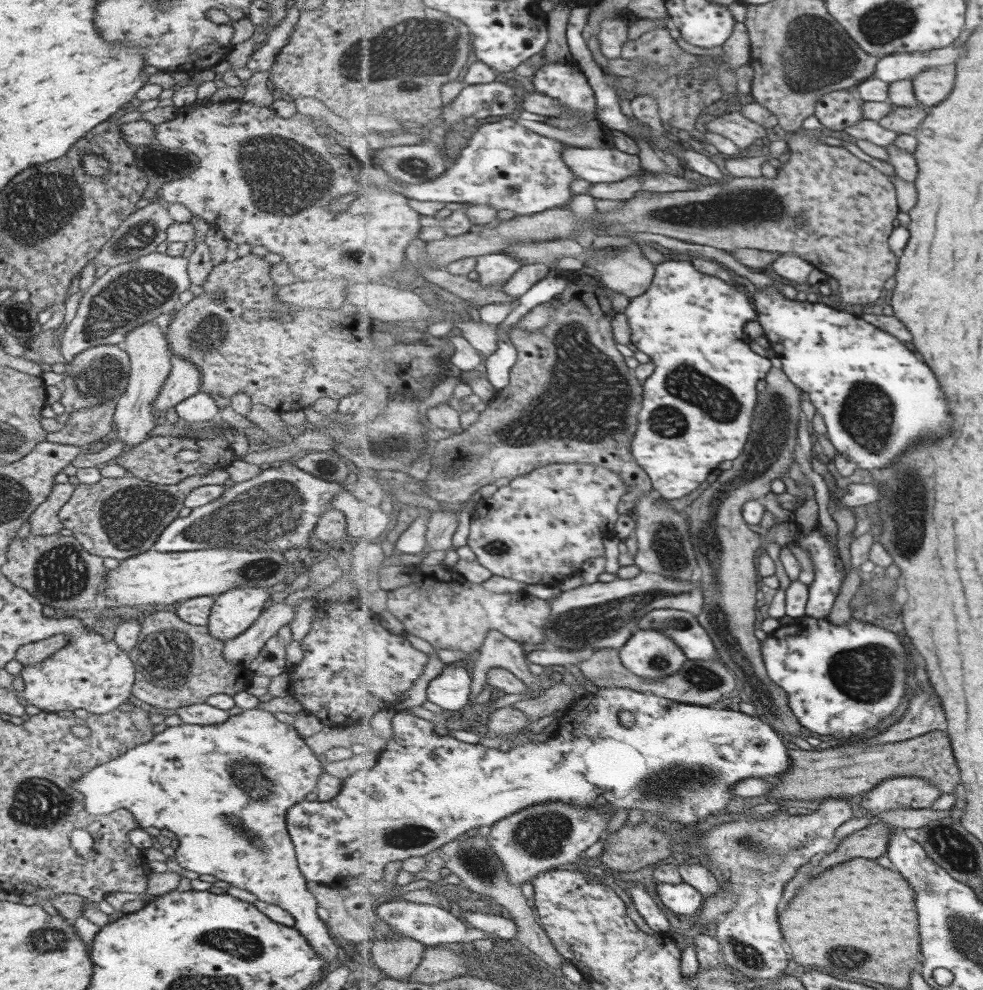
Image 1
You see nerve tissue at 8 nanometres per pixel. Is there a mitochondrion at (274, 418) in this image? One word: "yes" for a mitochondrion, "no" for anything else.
no

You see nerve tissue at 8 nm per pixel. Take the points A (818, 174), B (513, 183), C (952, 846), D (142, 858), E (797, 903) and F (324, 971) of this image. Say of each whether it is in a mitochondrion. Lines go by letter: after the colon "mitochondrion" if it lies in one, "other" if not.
A: other
B: mitochondrion
C: mitochondrion
D: other
E: other
F: other

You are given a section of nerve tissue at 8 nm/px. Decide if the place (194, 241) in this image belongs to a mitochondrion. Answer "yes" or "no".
no

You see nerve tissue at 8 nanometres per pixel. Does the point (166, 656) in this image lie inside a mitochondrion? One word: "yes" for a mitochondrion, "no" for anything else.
yes

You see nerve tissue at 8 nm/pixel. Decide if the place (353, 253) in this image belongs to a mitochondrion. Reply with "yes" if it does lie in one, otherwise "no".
yes

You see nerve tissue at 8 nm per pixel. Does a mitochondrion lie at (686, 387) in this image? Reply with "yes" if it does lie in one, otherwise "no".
yes

